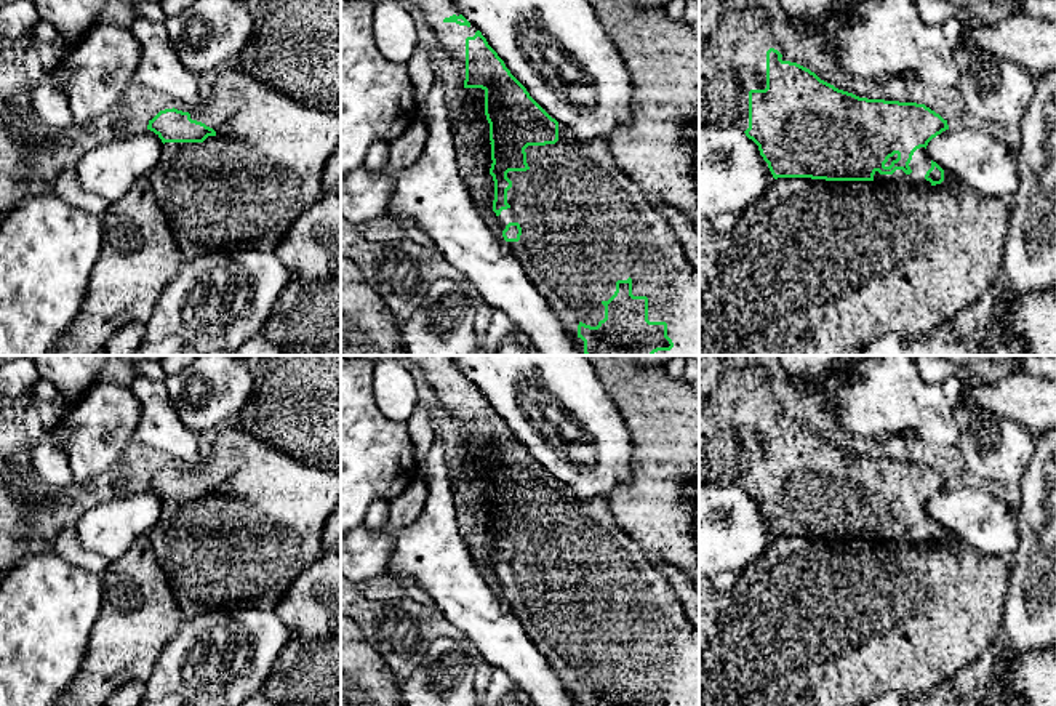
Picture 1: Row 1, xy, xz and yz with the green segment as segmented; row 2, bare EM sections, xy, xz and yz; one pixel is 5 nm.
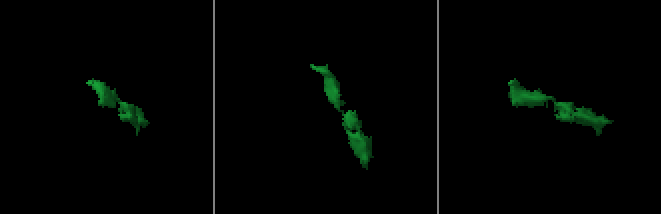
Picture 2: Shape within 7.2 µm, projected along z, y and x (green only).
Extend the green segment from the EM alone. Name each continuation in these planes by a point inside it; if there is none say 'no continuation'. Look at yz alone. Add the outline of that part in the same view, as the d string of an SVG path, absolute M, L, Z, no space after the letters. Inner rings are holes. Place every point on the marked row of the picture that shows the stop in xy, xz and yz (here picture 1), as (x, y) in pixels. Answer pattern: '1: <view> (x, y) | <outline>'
1: yz (733, 61) | M760 5L746 10L726 8L709 42L699 50L699 123L749 128L749 91L766 88L766 51L778 50L790 61L776 40L770 16ZM790 61L794 62L794 61Z
2: yz (920, 164) | M920 147L914 152L909 166L912 170L910 174L906 174L902 170L896 170L893 174L880 174L875 171L874 181L907 183L915 187L931 186L931 183L925 179L926 171L931 168L931 158L925 147Z

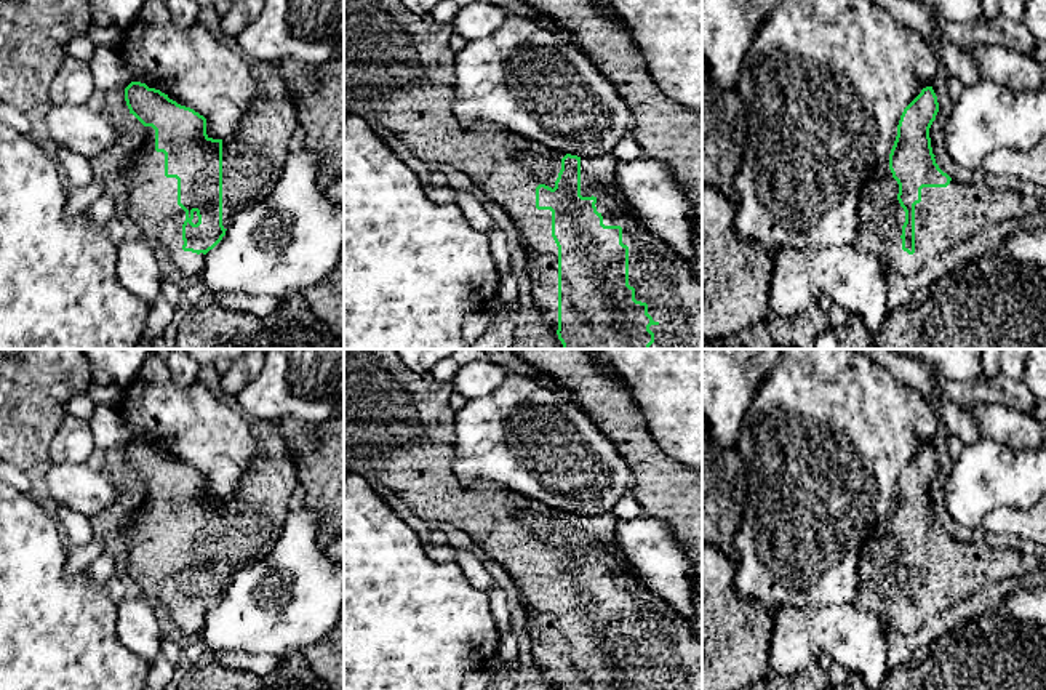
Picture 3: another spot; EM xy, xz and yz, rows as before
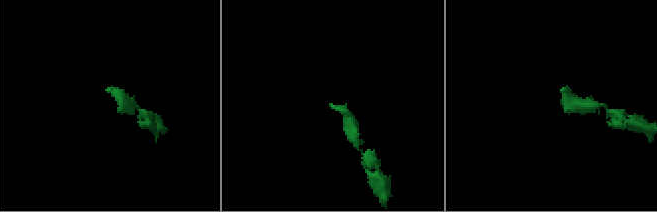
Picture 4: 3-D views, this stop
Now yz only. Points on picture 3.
1: yz (946, 216) | M889 155L875 165L859 194L859 232L852 247L875 255L896 282L916 274L923 266L937 259L960 242L985 232L1009 219L1025 219L1043 210L1043 203L1032 195L987 184L961 184L950 181L947 187L923 187L921 202L915 205L915 253L902 250L902 226L905 211L897 200L899 184L889 170Z

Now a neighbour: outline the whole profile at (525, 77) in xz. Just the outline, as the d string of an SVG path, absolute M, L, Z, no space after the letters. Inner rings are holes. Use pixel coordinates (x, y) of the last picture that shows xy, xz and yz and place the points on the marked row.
M509 13L502 26L488 37L469 40L456 53L454 115L464 128L477 120L489 120L509 133L517 133L552 150L584 158L597 158L614 150L617 142L632 133L630 109L617 96L614 85L576 45L541 21Z

